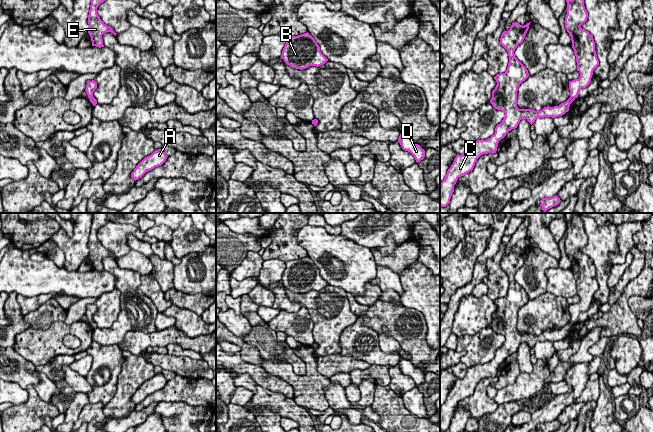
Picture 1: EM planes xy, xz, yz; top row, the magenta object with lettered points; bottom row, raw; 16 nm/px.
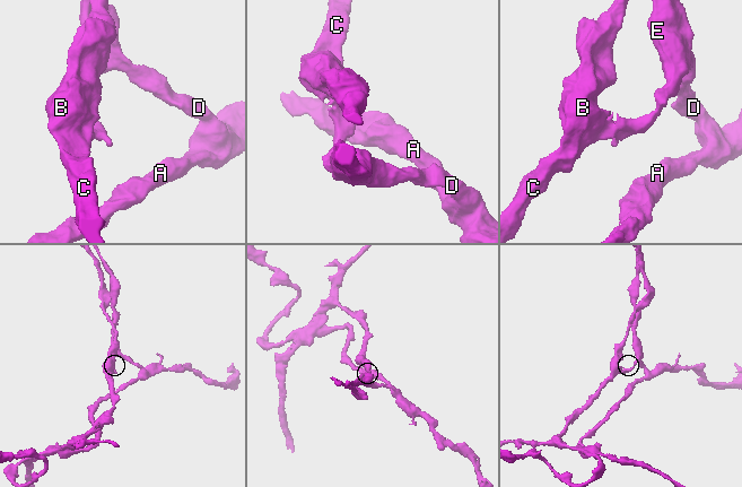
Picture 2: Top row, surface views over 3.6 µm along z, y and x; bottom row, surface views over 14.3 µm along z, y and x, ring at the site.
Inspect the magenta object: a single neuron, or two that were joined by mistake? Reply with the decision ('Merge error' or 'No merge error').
Merge error

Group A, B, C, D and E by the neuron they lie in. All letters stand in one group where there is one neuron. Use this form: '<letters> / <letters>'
A D E / B C

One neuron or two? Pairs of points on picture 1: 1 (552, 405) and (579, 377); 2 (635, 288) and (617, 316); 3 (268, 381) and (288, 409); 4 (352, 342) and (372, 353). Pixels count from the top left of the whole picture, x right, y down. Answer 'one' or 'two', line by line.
1: one
2: one
3: two
4: one

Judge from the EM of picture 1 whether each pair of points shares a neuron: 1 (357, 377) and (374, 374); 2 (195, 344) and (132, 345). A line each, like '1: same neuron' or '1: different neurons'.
1: same neuron
2: same neuron

